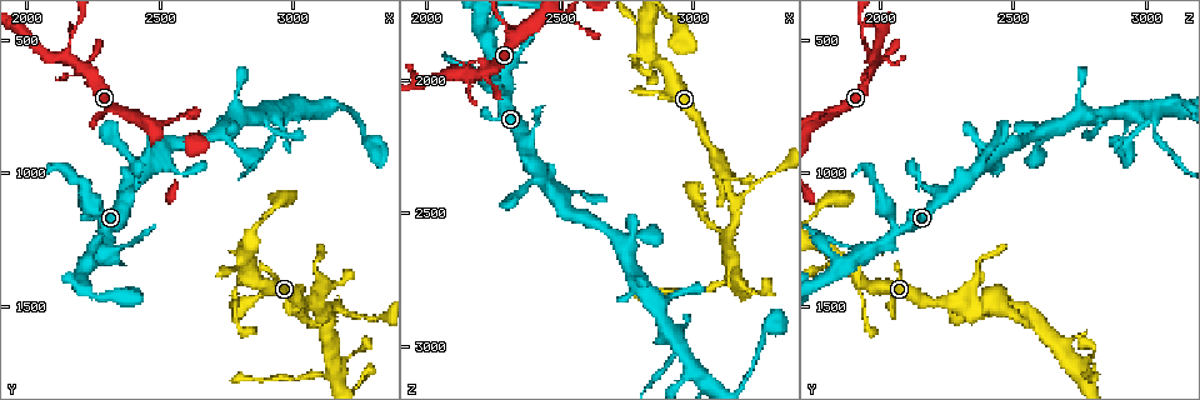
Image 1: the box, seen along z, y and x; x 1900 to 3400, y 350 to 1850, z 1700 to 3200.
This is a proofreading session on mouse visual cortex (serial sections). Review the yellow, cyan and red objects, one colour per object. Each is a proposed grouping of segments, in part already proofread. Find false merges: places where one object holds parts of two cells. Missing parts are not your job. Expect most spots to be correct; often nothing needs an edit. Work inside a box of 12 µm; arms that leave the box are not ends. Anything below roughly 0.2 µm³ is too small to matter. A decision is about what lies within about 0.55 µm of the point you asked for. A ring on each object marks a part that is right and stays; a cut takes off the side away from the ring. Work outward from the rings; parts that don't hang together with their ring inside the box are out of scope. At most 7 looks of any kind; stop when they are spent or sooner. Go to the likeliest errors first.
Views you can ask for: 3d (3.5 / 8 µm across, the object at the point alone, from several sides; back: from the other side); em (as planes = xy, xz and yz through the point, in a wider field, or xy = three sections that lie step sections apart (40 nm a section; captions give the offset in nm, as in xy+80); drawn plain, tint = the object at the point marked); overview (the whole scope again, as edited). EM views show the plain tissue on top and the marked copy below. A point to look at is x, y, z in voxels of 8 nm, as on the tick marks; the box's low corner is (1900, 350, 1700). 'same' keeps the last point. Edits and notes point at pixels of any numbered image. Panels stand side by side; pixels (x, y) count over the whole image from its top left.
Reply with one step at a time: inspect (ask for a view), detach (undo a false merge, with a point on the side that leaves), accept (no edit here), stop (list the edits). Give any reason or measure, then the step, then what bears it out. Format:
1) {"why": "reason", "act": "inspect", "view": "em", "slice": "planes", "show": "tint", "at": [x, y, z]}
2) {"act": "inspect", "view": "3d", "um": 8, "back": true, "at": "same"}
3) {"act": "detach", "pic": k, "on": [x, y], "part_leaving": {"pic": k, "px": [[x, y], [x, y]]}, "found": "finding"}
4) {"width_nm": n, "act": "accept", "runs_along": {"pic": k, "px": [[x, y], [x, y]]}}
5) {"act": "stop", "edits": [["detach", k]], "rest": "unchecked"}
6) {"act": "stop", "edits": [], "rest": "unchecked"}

{"why": "sharp bend", "act": "inspect", "view": "3d", "um": 3.5, "at": [2150, 570, 1980]}

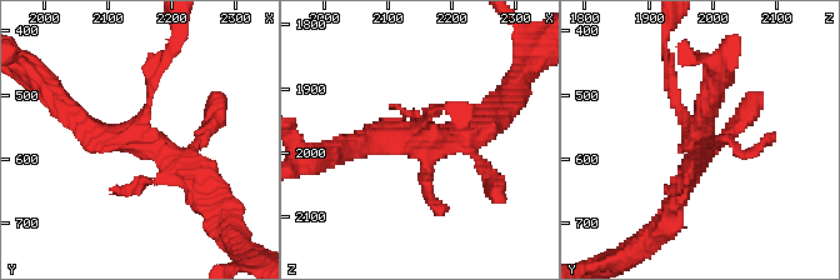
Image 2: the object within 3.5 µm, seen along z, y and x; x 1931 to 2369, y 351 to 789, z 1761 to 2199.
{"act": "inspect", "view": "em", "slice": "xy", "step": 5, "show": "tint", "at": [2150, 570, 1975]}

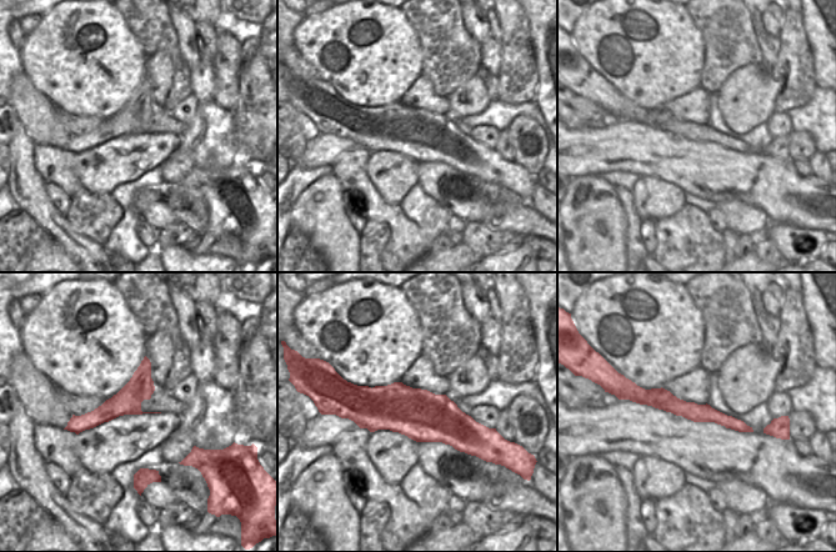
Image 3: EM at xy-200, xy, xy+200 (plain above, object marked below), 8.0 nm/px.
{"act": "accept", "found": "all the same cell"}

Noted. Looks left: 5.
{"why": "narrows sharply", "act": "inspect", "view": "3d", "um": 3.5, "at": [2810, 1310, 1830]}

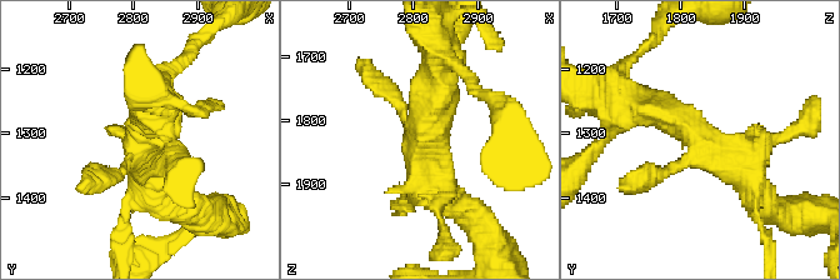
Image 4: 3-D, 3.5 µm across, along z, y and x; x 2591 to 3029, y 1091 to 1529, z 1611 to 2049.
{"why": "shape alone is not enough", "act": "inspect", "view": "em", "slice": "xy", "step": 1, "show": "tint", "at": [2815, 1315, 1830]}

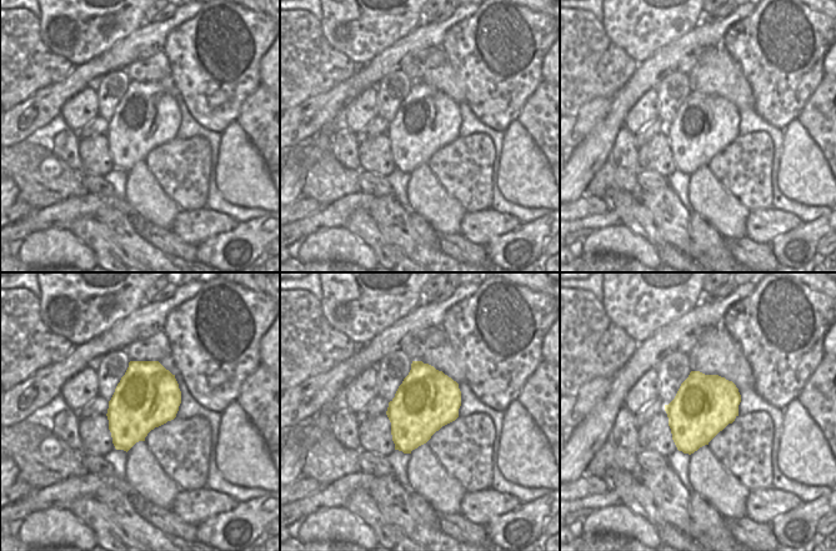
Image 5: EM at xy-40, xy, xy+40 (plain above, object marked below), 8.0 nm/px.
{"act": "accept", "found": "all the same cell"}

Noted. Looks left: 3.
{"why": "two arms in line, one across", "act": "inspect", "view": "3d", "um": 8, "at": [2960, 770, 3010]}

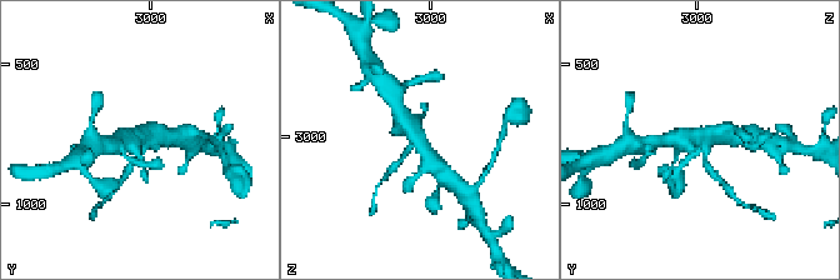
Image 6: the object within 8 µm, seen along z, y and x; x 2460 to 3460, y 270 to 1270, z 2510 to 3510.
{"act": "inspect", "view": "3d", "um": 3.5, "at": [2950, 760, 3010]}

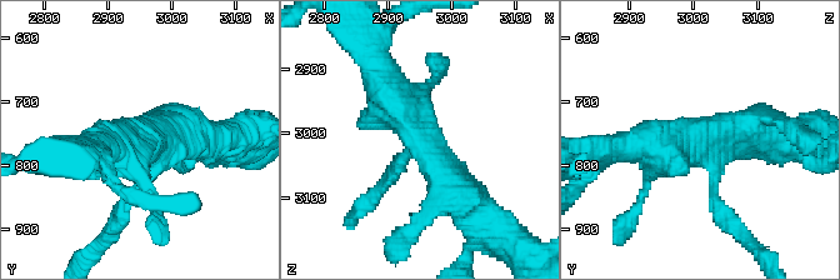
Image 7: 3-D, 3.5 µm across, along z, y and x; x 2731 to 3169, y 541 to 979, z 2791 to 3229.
{"act": "accept", "runs_along": {"pic": 7, "px": [[379, 68], [390, 100], [464, 199]]}, "found": "continuous, no second cell"}

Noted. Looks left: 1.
{"act": "stop", "edits": [], "rest": "unchecked"}

